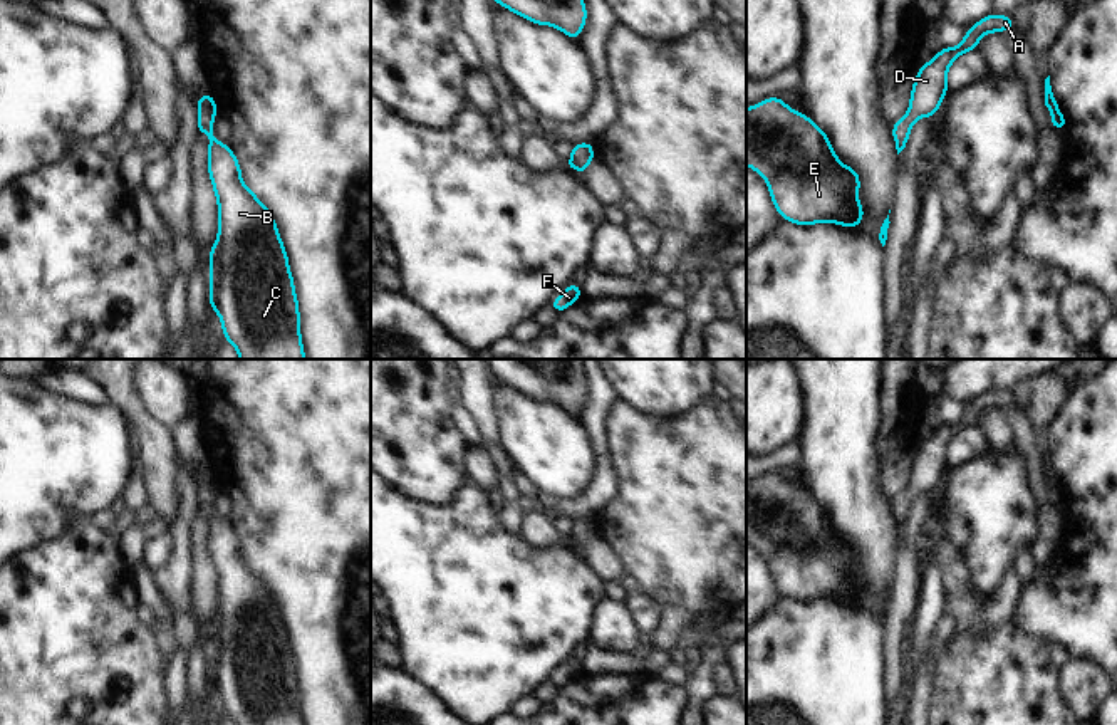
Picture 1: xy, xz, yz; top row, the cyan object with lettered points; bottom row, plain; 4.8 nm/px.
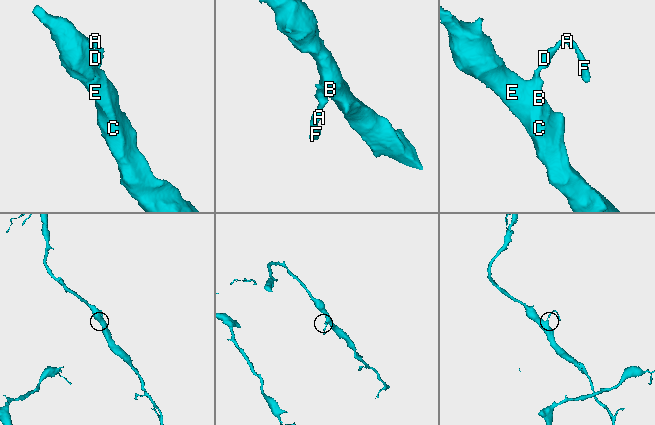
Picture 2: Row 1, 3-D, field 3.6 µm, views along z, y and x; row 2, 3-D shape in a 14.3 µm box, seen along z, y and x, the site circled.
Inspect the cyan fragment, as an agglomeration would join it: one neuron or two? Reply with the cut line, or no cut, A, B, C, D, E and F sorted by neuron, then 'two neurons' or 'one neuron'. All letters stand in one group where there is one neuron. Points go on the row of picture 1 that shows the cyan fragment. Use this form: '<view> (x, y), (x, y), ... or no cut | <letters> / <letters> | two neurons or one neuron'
no cut | A B C D E F | one neuron

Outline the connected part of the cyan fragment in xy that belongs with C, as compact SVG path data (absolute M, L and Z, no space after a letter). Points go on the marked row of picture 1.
M213 94L198 96L198 133L205 133L208 143L208 176L215 190L218 203L218 237L210 250L210 307L218 314L221 321L221 331L225 341L228 341L238 352L240 359L305 359L305 349L302 346L300 332L300 310L295 294L295 284L288 265L288 255L285 252L282 237L278 233L273 215L268 206L263 205L258 196L243 183L240 163L225 143L220 143L213 134L215 116L218 106Z

